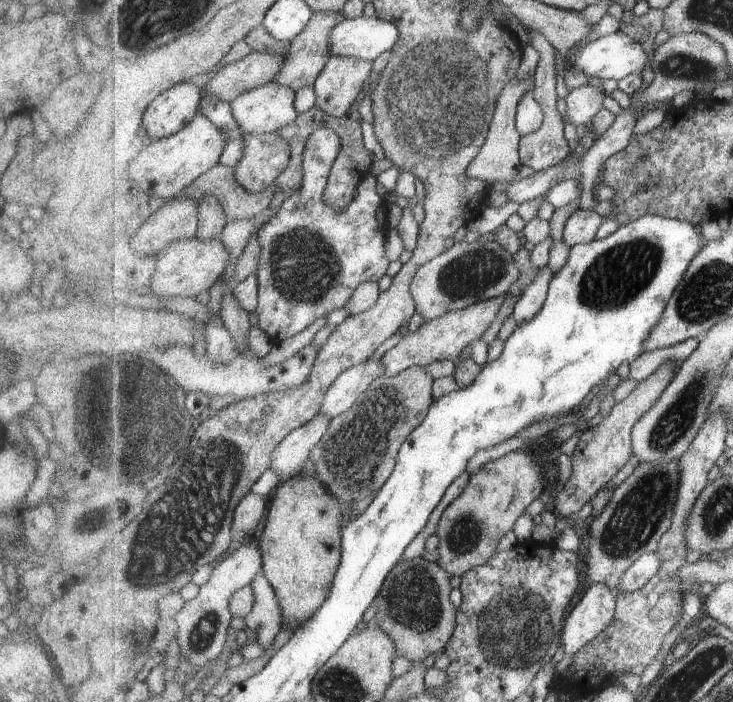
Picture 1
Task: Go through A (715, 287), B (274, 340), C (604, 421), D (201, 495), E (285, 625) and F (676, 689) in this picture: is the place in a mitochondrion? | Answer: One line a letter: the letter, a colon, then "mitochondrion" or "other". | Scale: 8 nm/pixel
A: mitochondrion
B: other
C: other
D: mitochondrion
E: other
F: mitochondrion

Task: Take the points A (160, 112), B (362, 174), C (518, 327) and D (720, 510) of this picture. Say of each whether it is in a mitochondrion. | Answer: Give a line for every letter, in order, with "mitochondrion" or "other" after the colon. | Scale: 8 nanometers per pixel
A: other
B: other
C: other
D: mitochondrion

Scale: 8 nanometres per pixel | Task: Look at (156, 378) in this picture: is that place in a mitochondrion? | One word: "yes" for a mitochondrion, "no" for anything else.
yes

